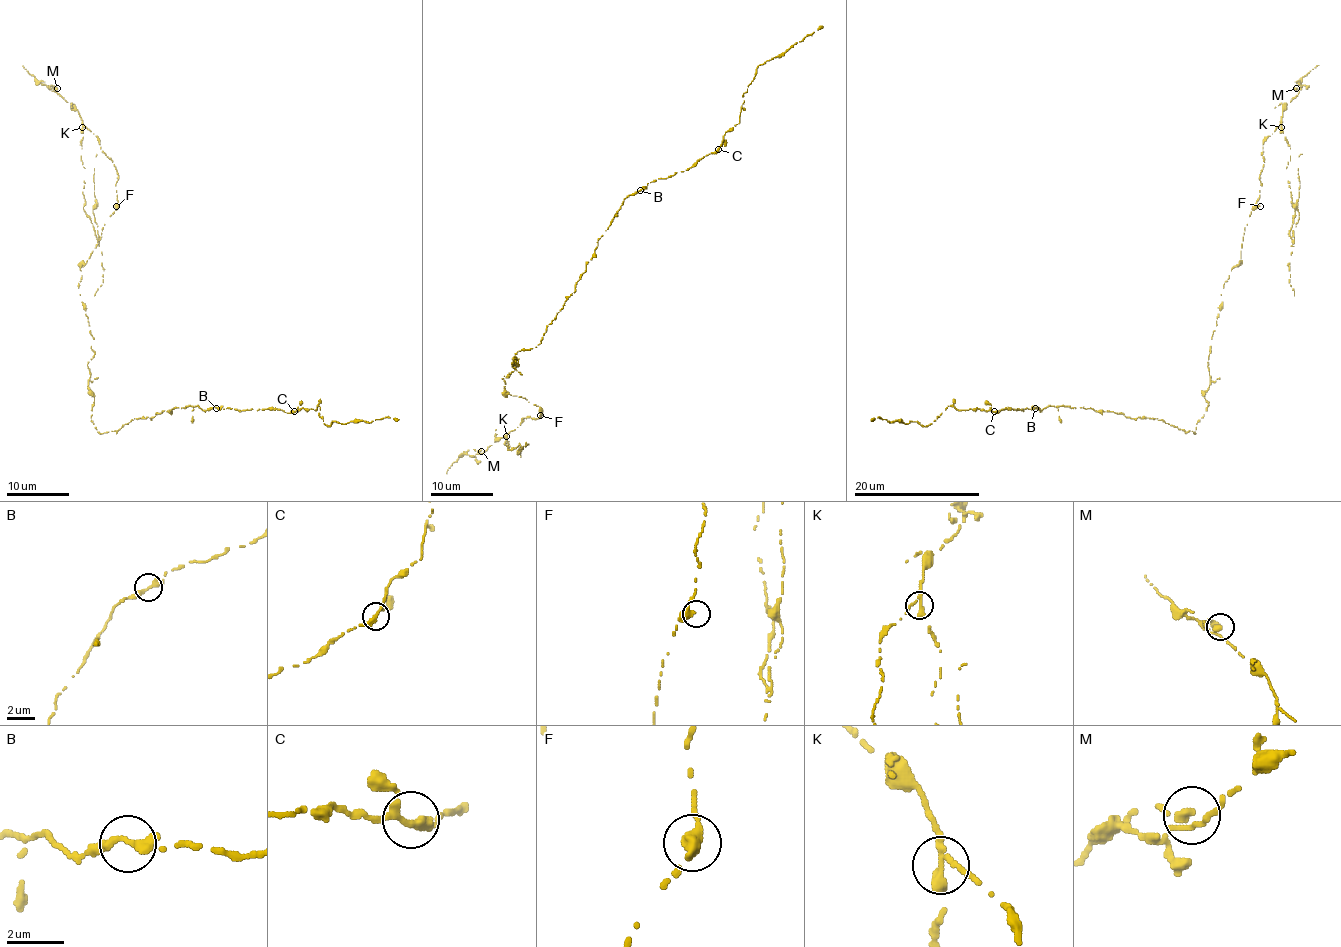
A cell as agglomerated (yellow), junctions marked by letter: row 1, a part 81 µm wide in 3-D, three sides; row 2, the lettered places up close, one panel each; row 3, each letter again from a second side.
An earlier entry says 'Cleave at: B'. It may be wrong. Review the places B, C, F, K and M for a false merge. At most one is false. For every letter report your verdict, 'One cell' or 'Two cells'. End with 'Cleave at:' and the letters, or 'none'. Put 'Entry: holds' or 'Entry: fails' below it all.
B: One cell
C: One cell
F: One cell
K: Two cells
M: One cell
Cleave at: K
Entry: fails

